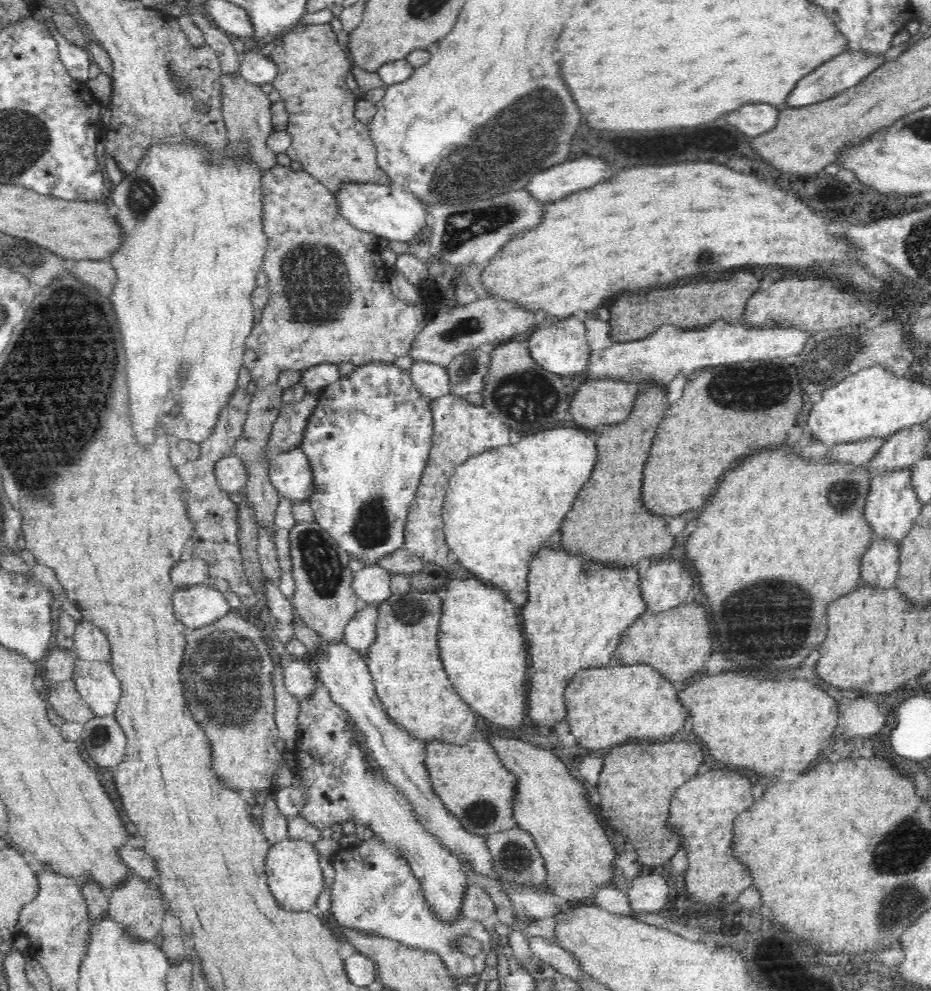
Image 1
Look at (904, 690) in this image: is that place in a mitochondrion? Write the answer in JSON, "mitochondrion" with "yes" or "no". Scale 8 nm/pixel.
{"mitochondrion":"no"}

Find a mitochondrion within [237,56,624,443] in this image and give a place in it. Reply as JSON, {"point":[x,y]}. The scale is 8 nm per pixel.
{"point":[524,149]}

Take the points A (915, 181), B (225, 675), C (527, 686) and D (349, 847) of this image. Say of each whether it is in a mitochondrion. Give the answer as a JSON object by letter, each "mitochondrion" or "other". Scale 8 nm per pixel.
{"A":"other","B":"mitochondrion","C":"other","D":"other"}

